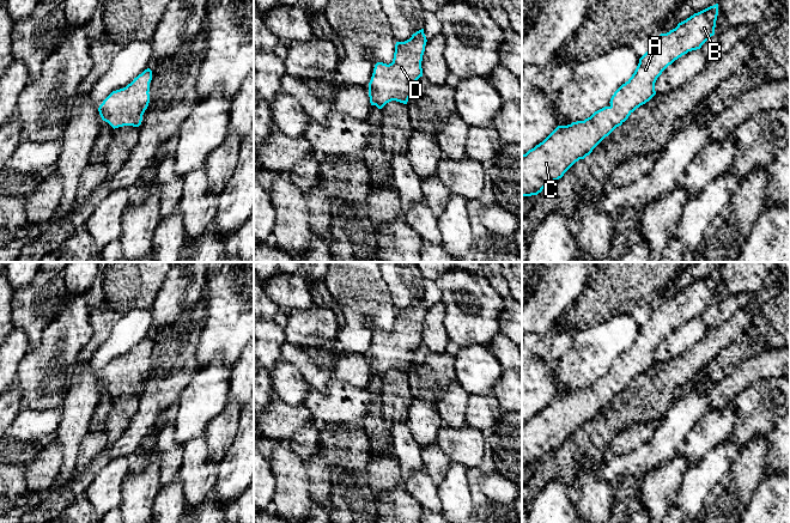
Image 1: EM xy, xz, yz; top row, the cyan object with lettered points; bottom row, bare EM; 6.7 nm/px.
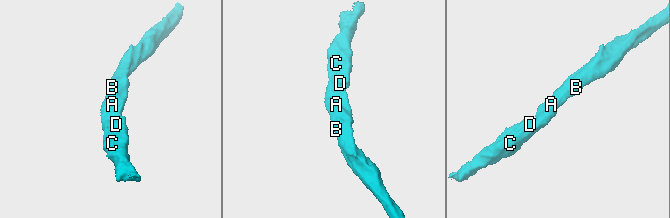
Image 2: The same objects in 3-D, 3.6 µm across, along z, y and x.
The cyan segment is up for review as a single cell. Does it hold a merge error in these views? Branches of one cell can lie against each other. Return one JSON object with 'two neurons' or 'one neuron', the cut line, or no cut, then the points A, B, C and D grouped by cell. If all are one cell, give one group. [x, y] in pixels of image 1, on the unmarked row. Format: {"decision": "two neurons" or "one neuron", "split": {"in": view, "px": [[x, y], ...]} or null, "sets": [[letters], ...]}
{"decision": "one neuron", "split": null, "sets": [["A", "B", "C", "D"]]}

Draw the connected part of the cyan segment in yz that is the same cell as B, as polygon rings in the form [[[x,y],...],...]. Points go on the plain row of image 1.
[[[718,272],[694,281],[675,297],[654,306],[650,317],[639,327],[632,345],[612,364],[609,375],[595,379],[584,389],[558,394],[542,411],[522,422],[522,466],[537,463],[547,452],[561,446],[576,430],[589,424],[606,405],[621,394],[637,376],[649,370],[656,363],[655,351],[662,340],[688,320],[700,317],[715,303],[717,284]]]

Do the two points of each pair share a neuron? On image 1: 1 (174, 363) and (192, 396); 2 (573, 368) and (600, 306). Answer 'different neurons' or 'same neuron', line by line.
1: different neurons
2: different neurons

